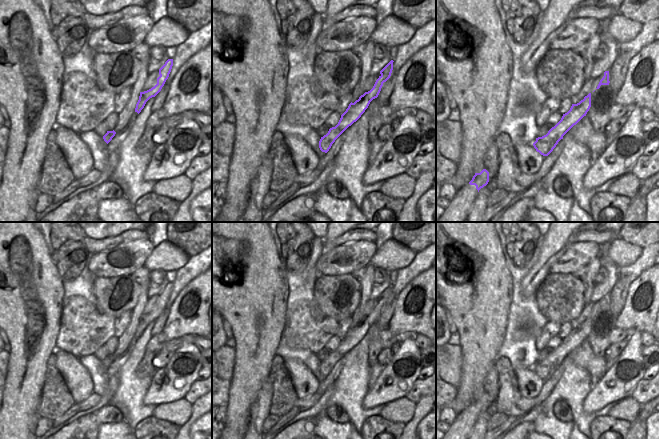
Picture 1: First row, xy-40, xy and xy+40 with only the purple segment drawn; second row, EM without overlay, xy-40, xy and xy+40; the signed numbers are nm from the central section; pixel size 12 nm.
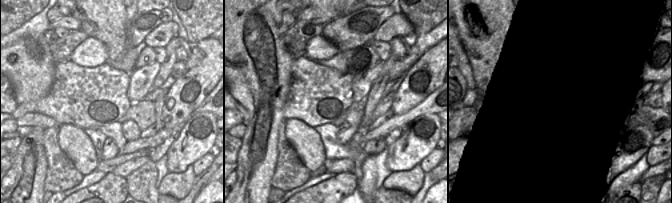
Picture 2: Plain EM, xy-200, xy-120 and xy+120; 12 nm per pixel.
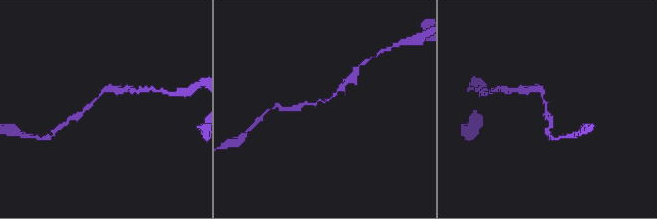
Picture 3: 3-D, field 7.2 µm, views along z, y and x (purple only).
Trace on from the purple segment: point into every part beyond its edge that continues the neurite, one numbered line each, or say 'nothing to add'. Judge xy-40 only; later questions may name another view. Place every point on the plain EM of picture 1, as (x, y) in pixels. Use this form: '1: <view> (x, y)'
nothing to add

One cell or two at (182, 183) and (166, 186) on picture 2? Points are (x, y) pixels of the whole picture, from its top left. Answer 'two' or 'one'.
one

